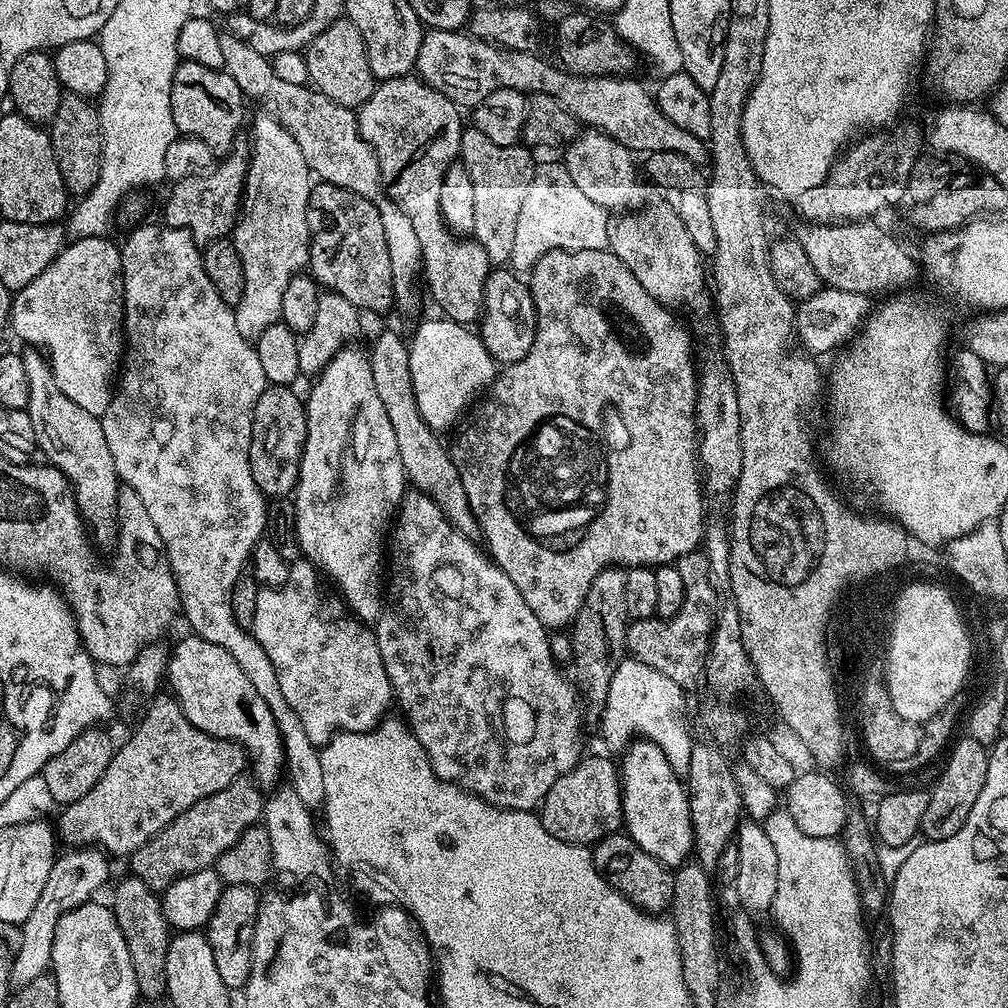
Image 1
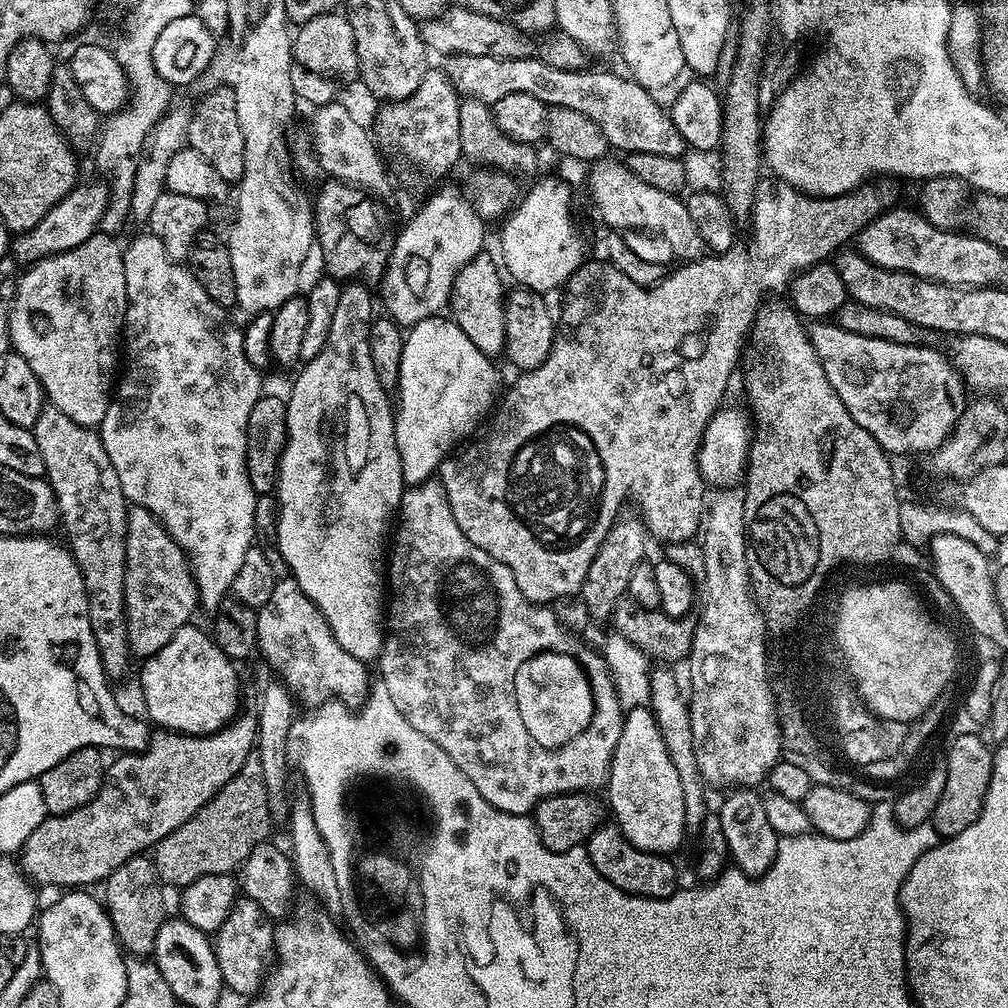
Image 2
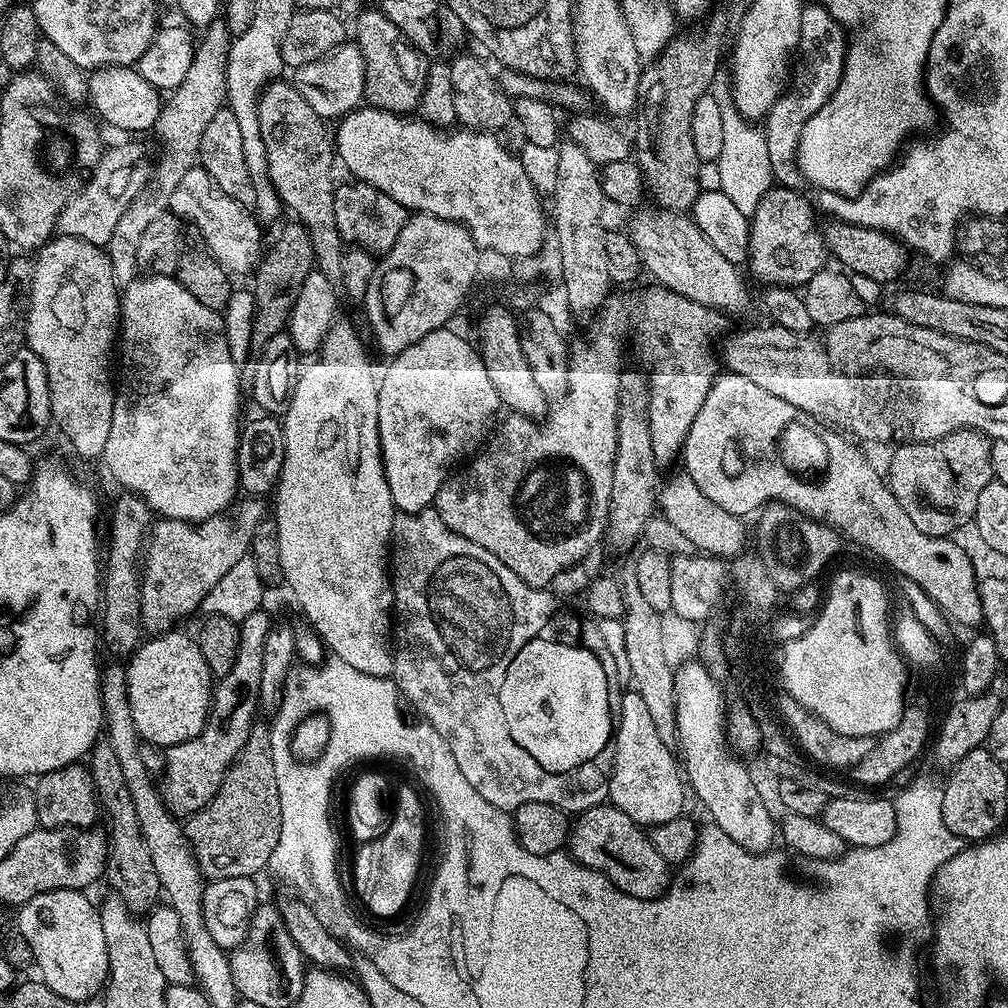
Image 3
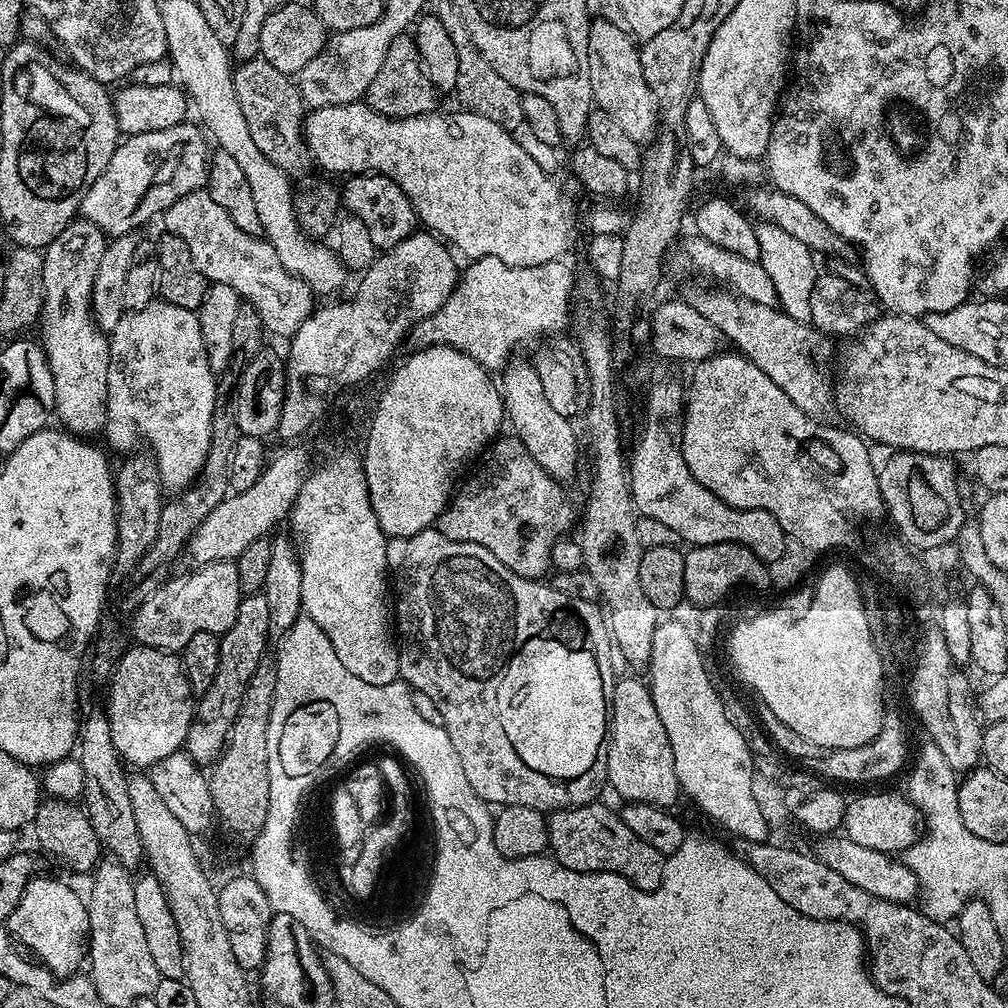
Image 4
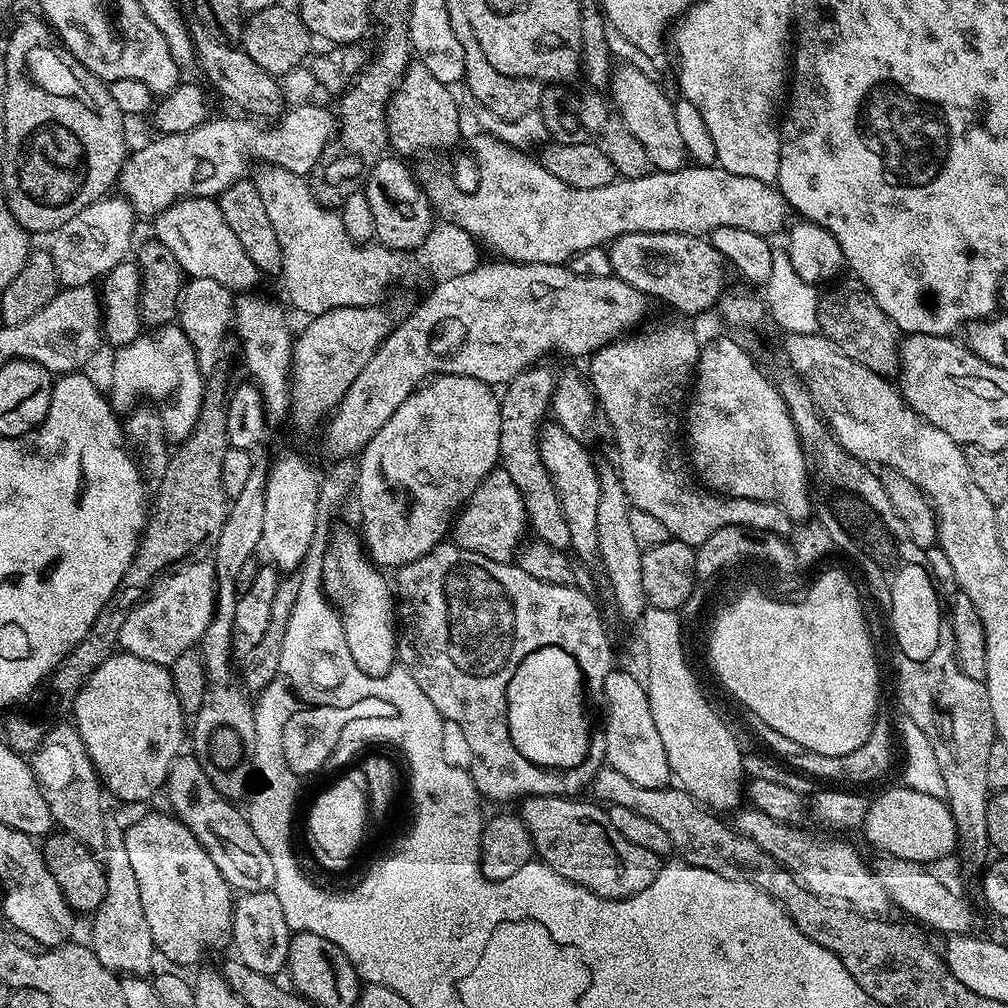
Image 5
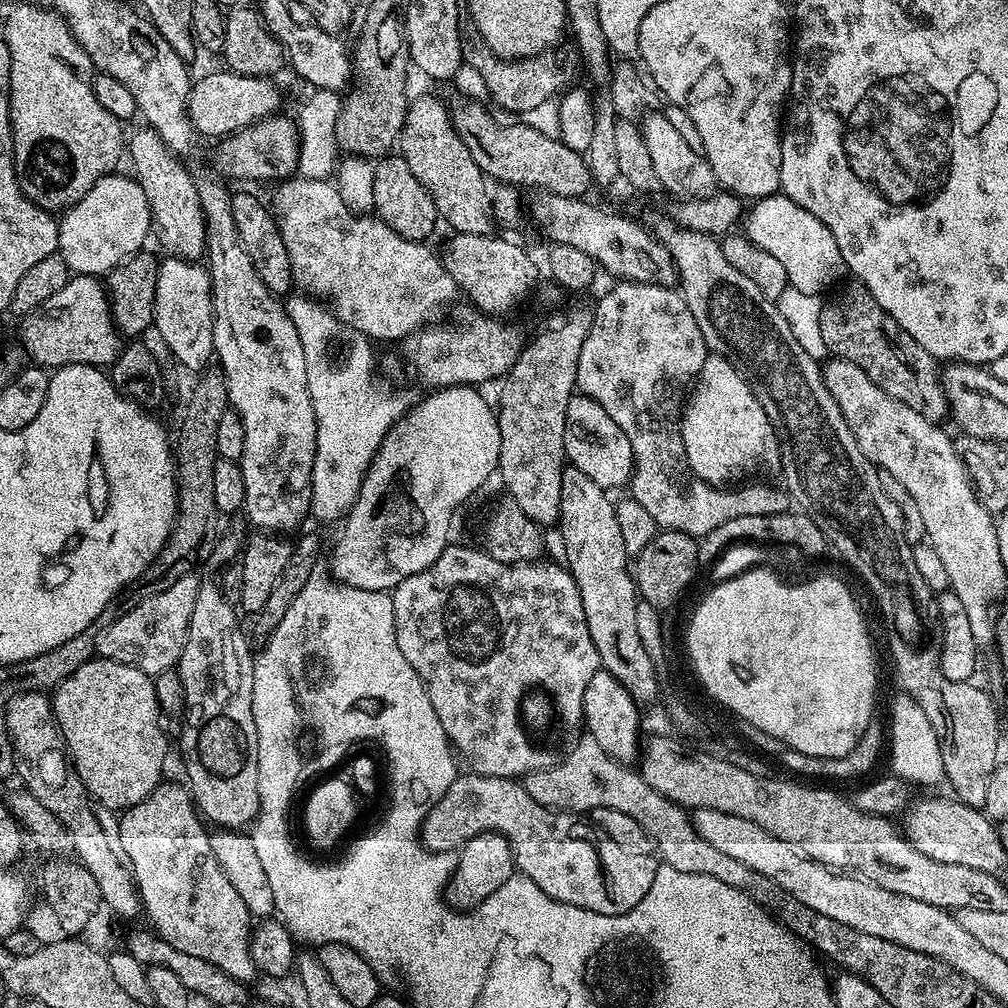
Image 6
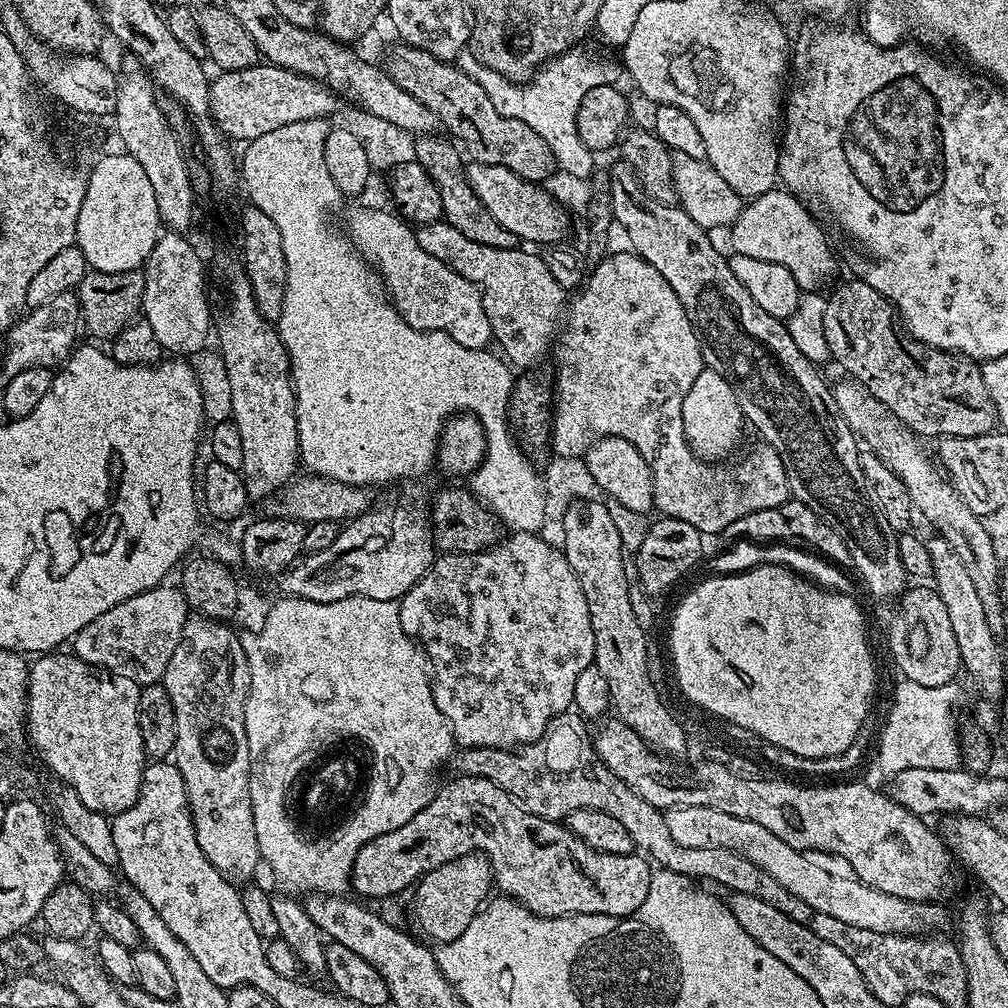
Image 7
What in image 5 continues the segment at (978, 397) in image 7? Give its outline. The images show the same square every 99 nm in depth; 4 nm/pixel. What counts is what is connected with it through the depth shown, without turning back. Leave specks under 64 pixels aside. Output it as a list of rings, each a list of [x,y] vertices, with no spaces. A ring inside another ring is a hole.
[[[847,279],[833,283],[829,287],[833,288],[819,297],[817,302],[819,335],[838,345],[842,354],[846,354],[846,358],[862,362],[862,366],[874,370],[882,377],[895,377],[900,370],[898,345],[902,333],[896,323],[882,310],[882,306],[874,302],[870,290],[866,290],[861,280]]]

